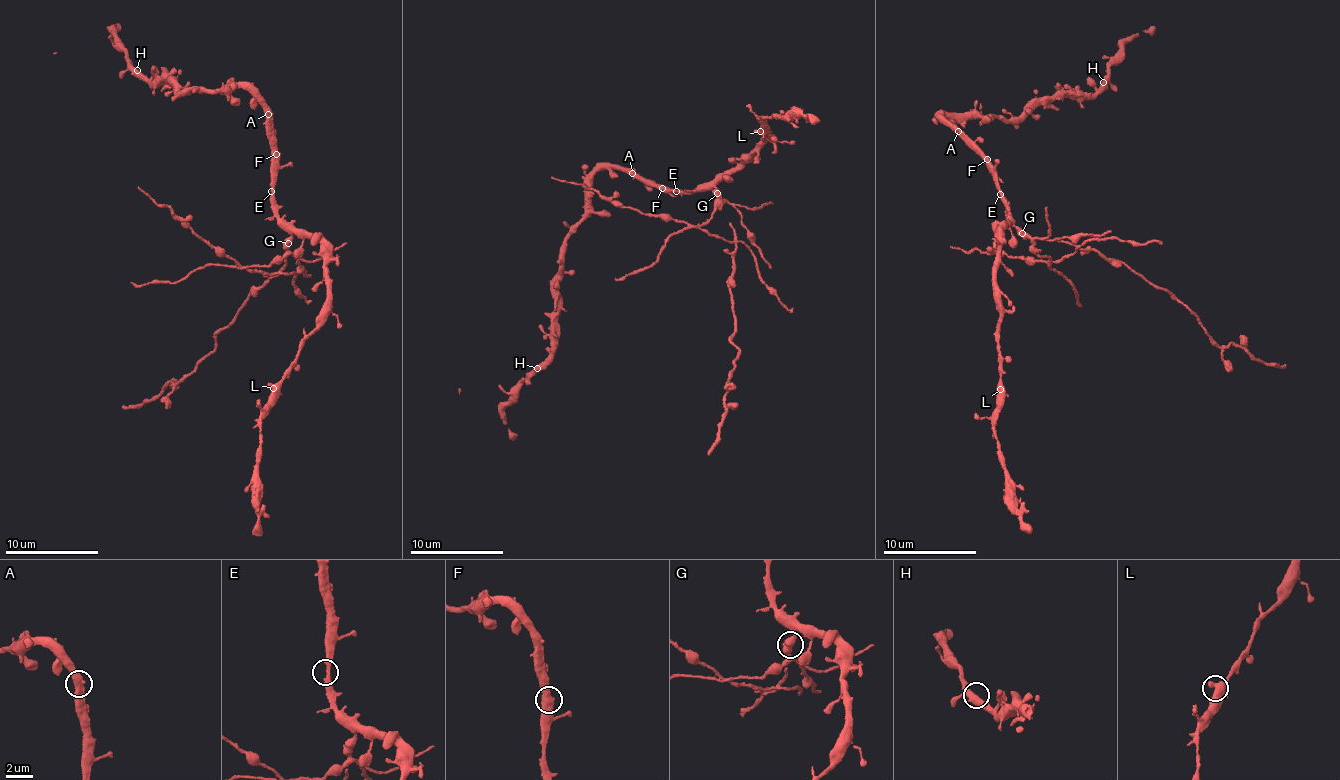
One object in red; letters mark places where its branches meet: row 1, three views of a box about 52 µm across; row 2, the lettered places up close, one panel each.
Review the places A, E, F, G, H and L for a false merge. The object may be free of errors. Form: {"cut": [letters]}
{"cut": ["G"]}

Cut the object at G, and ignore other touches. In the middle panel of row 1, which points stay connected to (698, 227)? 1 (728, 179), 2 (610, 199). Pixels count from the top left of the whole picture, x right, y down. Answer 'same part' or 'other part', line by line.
1: other part
2: same part

